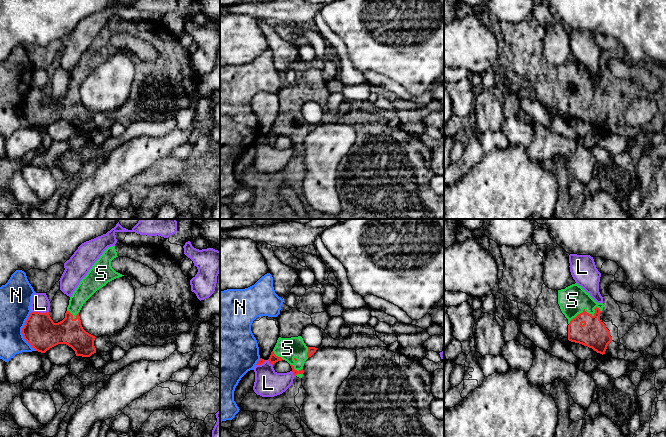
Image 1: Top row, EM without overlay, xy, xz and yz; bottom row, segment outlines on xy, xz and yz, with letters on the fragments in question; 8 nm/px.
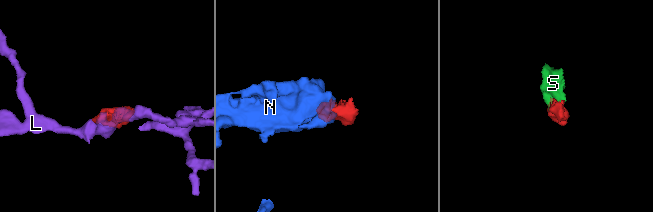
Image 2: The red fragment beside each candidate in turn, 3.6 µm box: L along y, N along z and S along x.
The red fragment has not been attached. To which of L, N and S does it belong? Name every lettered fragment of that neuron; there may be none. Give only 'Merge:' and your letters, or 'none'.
Merge: S

